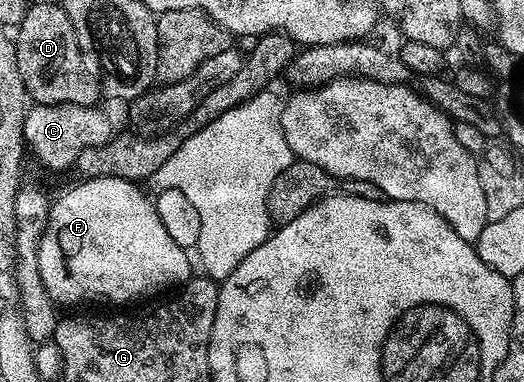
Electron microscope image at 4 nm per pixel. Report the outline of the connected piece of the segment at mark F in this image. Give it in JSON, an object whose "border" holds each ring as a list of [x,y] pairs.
{"border":[[[95,175],[85,177],[80,180],[74,187],[69,187],[61,196],[52,200],[49,208],[49,220],[47,229],[43,233],[43,241],[39,247],[39,273],[43,273],[43,285],[47,293],[53,299],[54,304],[61,303],[129,303],[132,299],[137,299],[140,295],[145,295],[148,291],[157,291],[160,287],[176,288],[182,283],[186,283],[191,278],[189,271],[190,252],[186,248],[175,245],[171,237],[167,234],[167,229],[163,226],[163,221],[159,221],[157,204],[144,190],[140,191],[138,184],[132,179],[120,179],[119,177],[103,177]]]}

